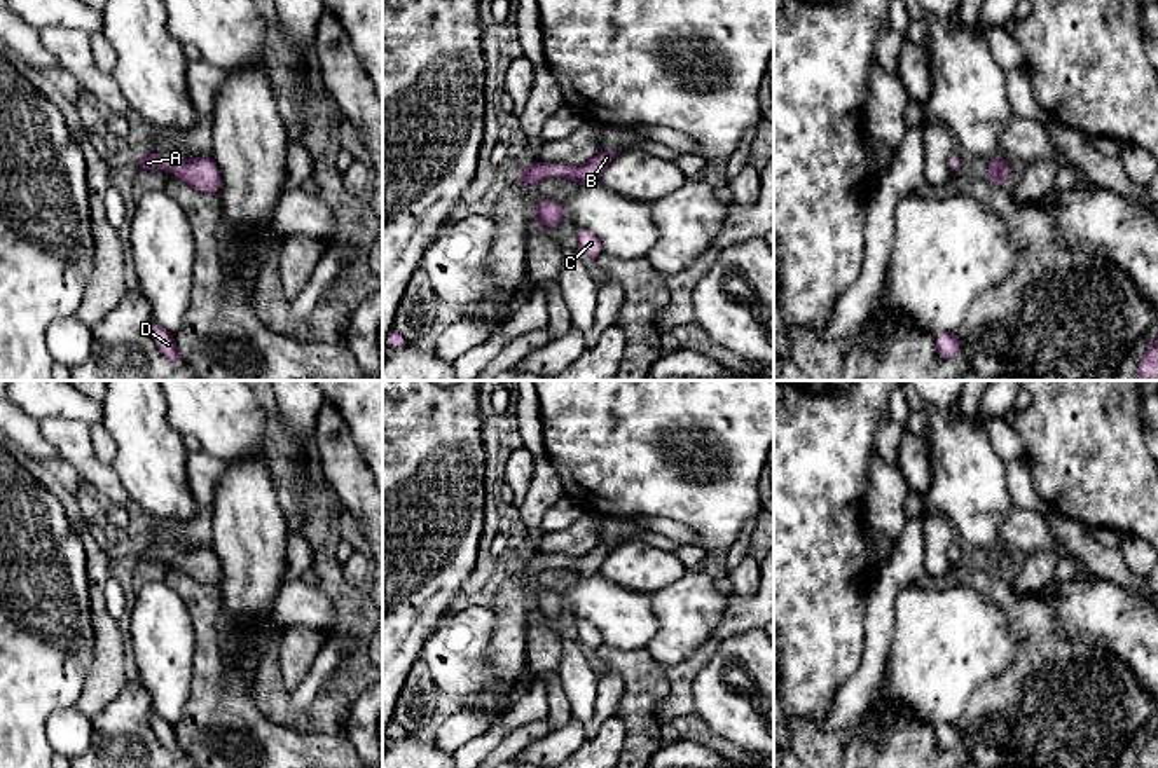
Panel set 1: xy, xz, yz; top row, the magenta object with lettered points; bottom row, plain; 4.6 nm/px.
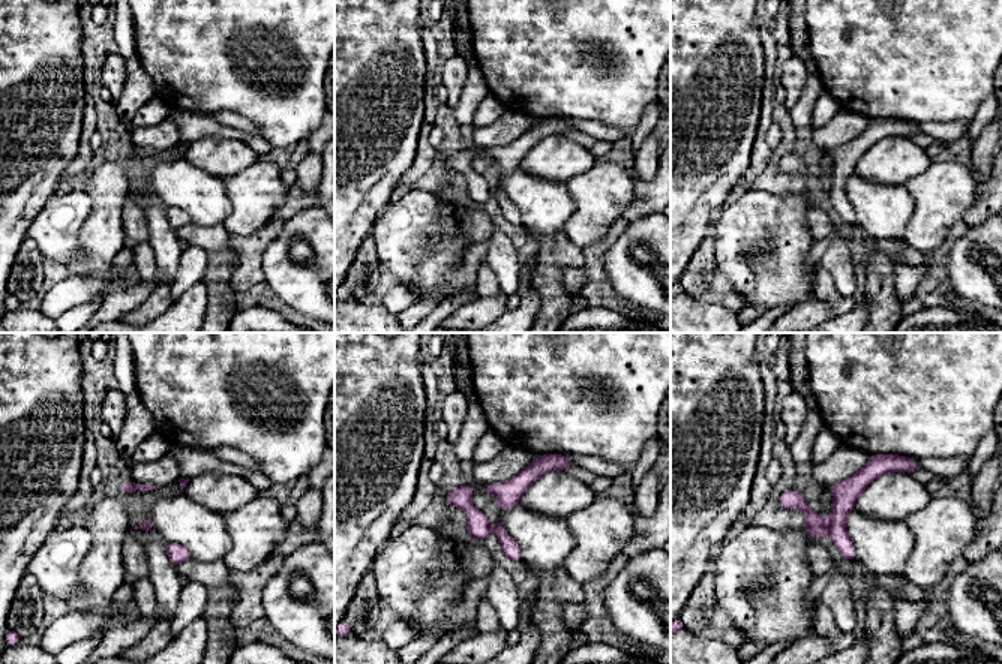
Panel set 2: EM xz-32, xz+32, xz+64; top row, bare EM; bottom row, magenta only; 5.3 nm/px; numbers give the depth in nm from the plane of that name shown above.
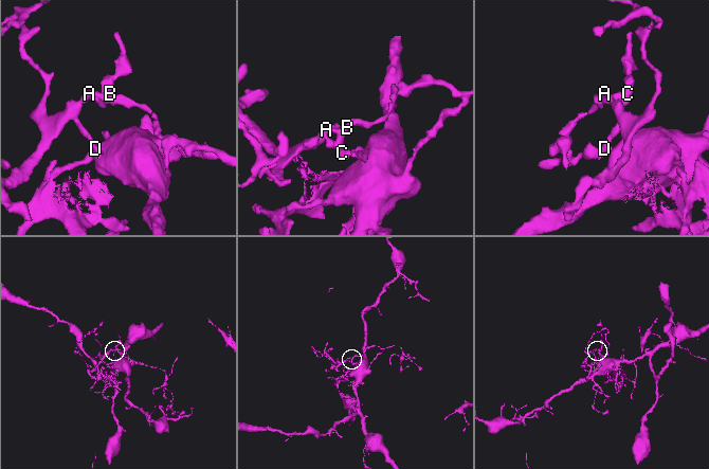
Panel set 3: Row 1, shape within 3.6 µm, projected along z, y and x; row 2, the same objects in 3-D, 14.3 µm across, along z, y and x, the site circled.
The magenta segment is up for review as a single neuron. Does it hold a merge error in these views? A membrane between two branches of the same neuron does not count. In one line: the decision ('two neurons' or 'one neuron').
one neuron

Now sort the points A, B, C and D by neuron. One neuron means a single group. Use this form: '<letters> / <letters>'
A B C D

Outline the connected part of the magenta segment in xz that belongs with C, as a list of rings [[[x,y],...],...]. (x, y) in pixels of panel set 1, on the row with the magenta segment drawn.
[[[576,227],[575,237],[578,241],[580,253],[592,258],[603,255],[603,243],[592,232]]]

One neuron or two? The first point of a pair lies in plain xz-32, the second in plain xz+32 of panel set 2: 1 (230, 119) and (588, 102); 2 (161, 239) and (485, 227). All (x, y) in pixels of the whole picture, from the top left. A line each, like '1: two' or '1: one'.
1: two
2: two

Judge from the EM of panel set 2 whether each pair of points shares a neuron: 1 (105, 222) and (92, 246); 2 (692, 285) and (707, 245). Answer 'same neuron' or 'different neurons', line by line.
1: same neuron
2: same neuron

